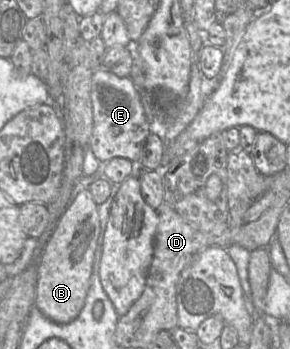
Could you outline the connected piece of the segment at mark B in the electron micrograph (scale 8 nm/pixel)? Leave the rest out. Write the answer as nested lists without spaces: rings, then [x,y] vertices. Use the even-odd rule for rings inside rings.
[[[89,189],[80,192],[58,220],[38,259],[35,306],[57,324],[68,324],[80,314],[91,283],[100,233],[98,205]]]

